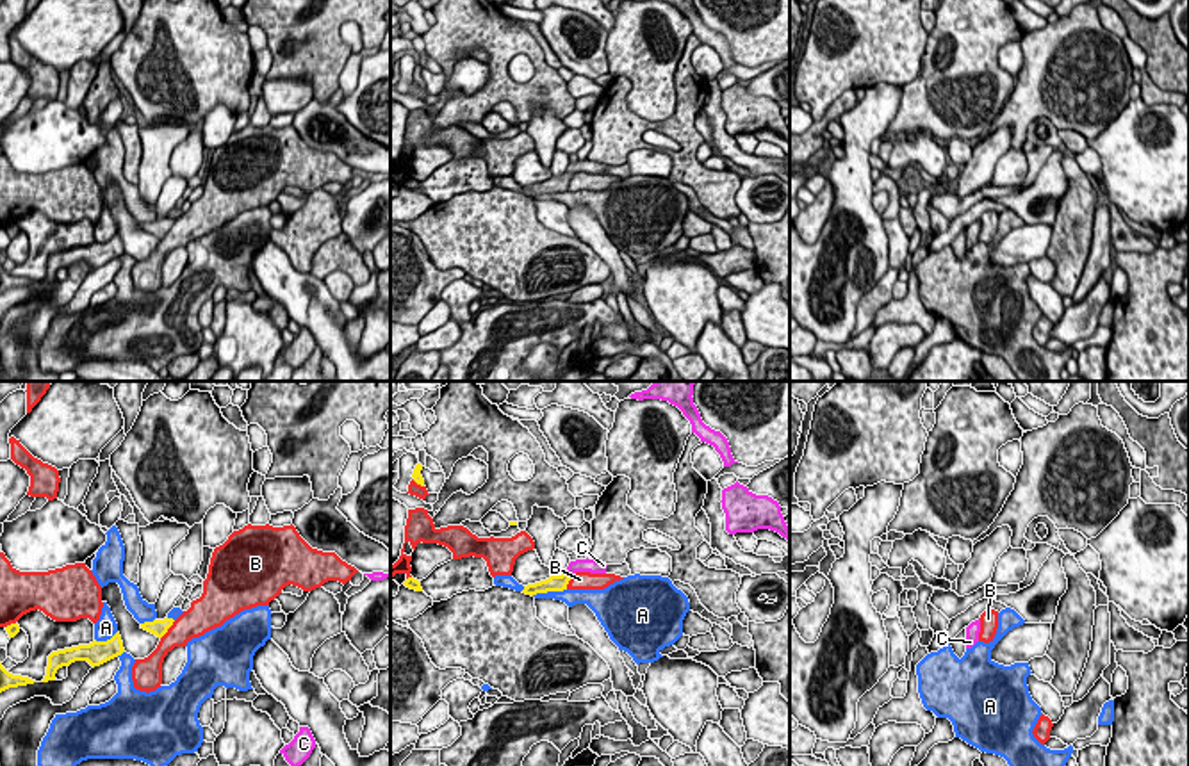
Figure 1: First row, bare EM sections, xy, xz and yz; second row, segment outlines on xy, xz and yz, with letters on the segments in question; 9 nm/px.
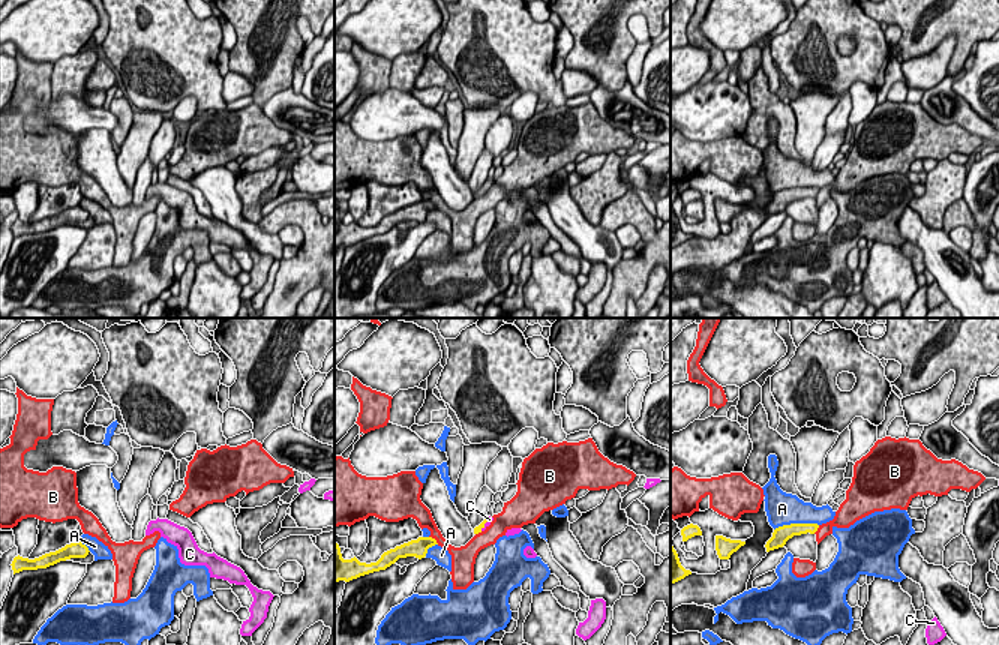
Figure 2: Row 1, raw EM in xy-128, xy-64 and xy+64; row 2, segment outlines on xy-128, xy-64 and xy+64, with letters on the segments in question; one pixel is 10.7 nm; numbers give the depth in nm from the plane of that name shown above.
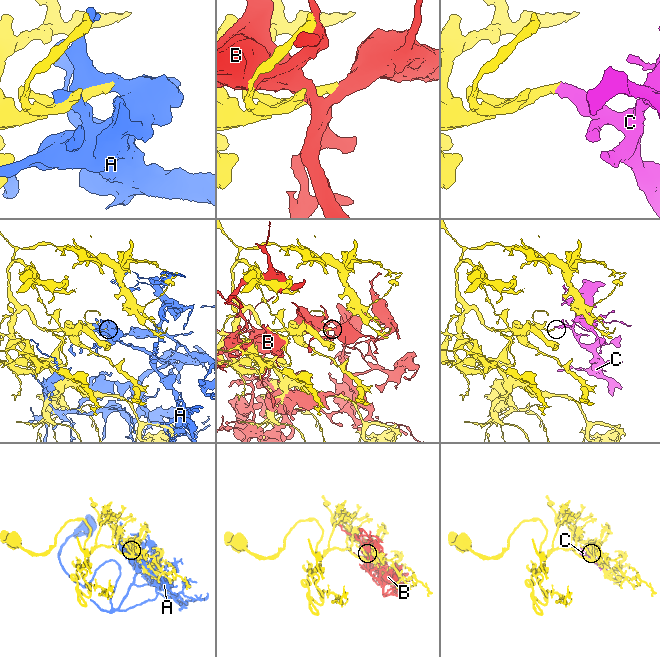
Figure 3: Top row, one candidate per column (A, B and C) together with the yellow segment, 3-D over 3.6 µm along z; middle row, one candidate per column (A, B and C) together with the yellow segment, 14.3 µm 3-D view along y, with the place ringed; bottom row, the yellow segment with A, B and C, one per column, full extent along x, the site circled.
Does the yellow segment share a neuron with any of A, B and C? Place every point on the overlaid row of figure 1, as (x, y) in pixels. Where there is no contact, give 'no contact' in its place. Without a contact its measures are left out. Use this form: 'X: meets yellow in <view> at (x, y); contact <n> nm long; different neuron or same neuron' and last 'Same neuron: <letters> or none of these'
A: meets yellow in xz at (548, 590); contact 320 nm long; different neuron
B: meets yellow in xy at (168, 627); contact 220 nm long; different neuron
C: meets yellow in xz at (567, 574); contact 60 nm long; same neuron
Same neuron: C

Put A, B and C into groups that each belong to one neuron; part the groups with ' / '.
A / B / C

